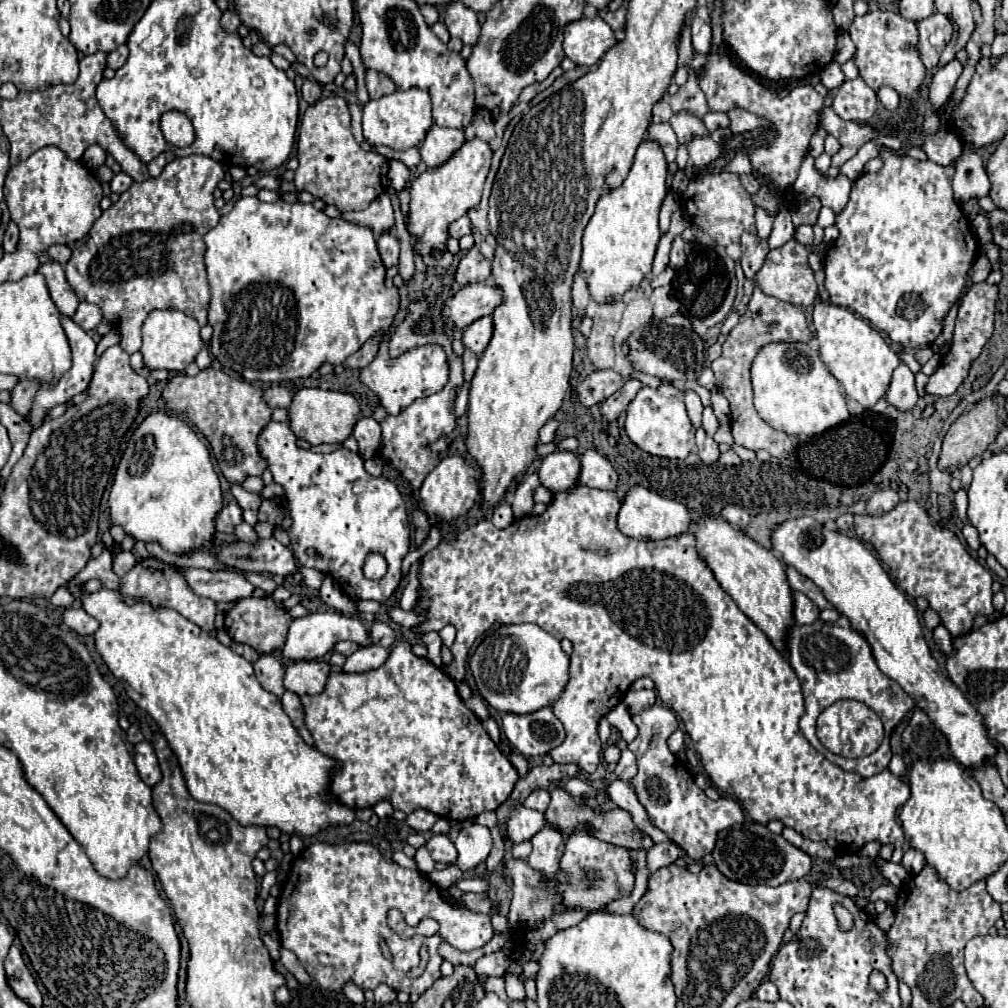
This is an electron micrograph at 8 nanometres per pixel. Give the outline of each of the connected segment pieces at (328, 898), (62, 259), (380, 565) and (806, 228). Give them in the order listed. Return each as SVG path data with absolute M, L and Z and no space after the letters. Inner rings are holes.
M369 843L309 845L287 873L277 905L277 931L281 945L299 957L305 971L323 989L341 991L345 981L353 981L363 991L385 983L395 991L421 995L443 977L439 969L443 959L437 953L441 939L419 935L401 939L385 921L391 907L399 909L411 927L425 917L435 919L441 937L463 953L487 945L493 937L489 915L451 903L429 877L387 861ZM421 947L429 951L427 967L419 977L409 977L407 973L419 963Z
M51 245L51 249L47 251L57 263L61 263L61 265L65 265L67 261L69 261L69 257L71 257L71 249L67 247L67 245Z
M371 553L367 559L365 559L365 567L363 567L363 573L369 577L369 579L381 579L385 573L387 573L387 561L383 555L379 553Z
M799 225L799 227L795 227L795 241L799 241L805 247L809 247L811 241L813 241L813 227L811 225Z

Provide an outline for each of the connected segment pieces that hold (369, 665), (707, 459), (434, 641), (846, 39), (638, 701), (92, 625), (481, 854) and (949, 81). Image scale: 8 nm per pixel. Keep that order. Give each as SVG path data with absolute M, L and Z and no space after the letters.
M379 645L361 647L359 651L347 657L343 671L345 673L365 673L365 671L381 667L387 661L387 657L389 657L389 651L385 647L379 647Z
M697 429L697 453L705 465L719 461L719 455L721 455L717 443L711 437L707 437L703 429Z
M425 633L423 635L423 641L425 641L425 647L427 647L427 659L433 663L433 665L437 665L437 667L441 667L441 645L443 645L443 641L441 641L441 637L437 635L437 633Z
M841 33L839 35L839 41L837 41L837 51L835 51L835 61L839 63L839 65L843 65L845 61L851 61L851 59L855 59L855 45L853 45L853 41L851 41L851 37L849 37L849 33Z
M641 689L641 691L629 691L623 699L623 703L631 709L631 713L637 713L639 709L645 709L657 701L655 691L651 689Z
M73 607L63 611L63 623L79 635L93 635L95 629L99 627L99 623L91 615L87 615L83 609L73 609Z
M477 823L465 825L459 831L459 837L455 839L455 847L459 851L459 857L453 865L459 867L461 871L469 871L477 863L483 863L487 859L491 847L493 847L491 833L487 827L477 825Z
M953 59L945 67L937 69L937 73L933 75L931 85L929 85L929 101L935 107L935 111L939 111L945 105L945 101L949 99L949 95L953 93L961 71L963 71L963 67L959 65L959 61Z

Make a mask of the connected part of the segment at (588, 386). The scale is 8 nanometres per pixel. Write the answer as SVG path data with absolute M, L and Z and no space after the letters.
M607 369L607 371L593 371L591 375L587 375L577 385L575 393L577 393L577 401L589 409L609 399L619 387L623 387L623 377Z

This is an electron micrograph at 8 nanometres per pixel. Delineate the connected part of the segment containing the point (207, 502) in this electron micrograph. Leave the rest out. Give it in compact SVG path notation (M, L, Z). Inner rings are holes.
M155 409L137 425L117 465L109 507L113 525L121 525L137 541L155 541L169 553L211 543L213 519L223 507L221 487L207 447L179 415Z

